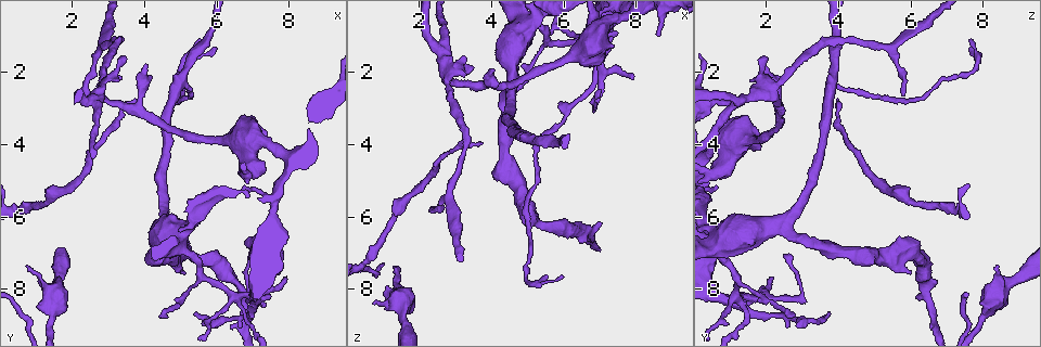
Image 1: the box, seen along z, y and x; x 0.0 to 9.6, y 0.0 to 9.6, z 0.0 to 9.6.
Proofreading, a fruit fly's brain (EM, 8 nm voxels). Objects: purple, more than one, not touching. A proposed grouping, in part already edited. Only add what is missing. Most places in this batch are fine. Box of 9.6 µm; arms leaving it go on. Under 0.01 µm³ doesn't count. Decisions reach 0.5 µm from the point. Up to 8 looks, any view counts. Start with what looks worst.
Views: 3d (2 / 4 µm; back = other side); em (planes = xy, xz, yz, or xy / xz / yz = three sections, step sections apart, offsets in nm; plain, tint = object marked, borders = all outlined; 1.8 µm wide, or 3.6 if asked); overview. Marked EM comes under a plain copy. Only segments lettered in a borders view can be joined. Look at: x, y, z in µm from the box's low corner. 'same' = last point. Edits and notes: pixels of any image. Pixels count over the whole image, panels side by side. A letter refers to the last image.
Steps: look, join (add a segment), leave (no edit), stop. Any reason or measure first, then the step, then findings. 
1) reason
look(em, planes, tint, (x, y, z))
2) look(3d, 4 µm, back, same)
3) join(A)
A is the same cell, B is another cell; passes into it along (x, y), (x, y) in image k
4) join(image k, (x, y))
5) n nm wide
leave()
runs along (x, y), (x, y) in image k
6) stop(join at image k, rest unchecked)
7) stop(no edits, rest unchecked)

thin end
look(3d, 4 µm, (8.60, 2.95, 1.00))

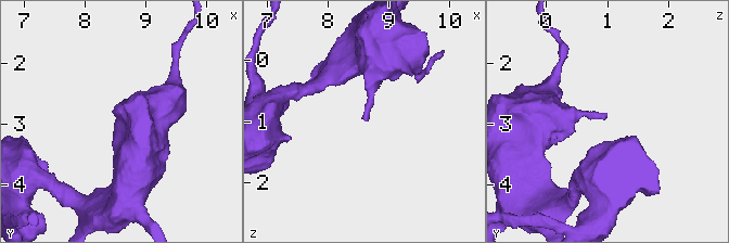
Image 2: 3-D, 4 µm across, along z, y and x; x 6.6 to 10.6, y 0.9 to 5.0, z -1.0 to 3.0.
look(em, planes, tint, (8.65, 2.95, 0.95))

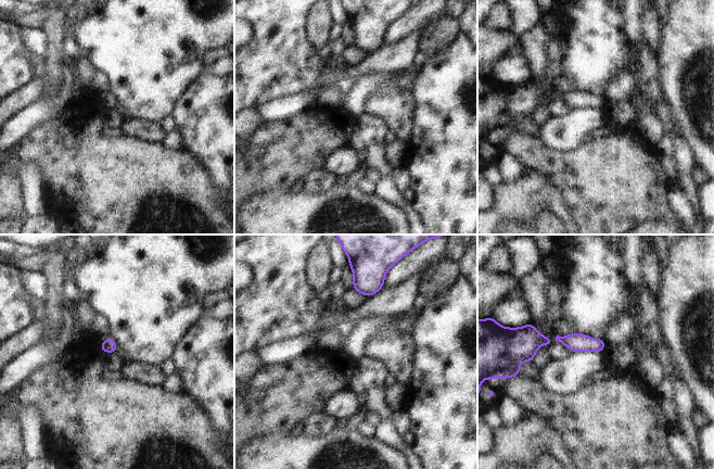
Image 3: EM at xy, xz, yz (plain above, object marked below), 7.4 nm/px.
look(em, planes, borders, same)

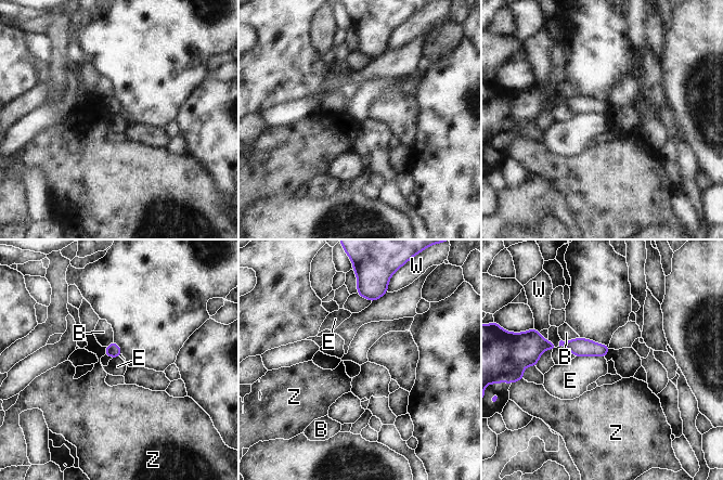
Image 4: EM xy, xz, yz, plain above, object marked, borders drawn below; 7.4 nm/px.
E touches over 220 nm
leave()
B, E, W and Z are other cells; border along (576, 355), (602, 355), (604, 358) in image 4; none of them fits

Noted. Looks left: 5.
touches itself
look(em, xy, step 8, tint, (6.85, 5.10, 0.55))

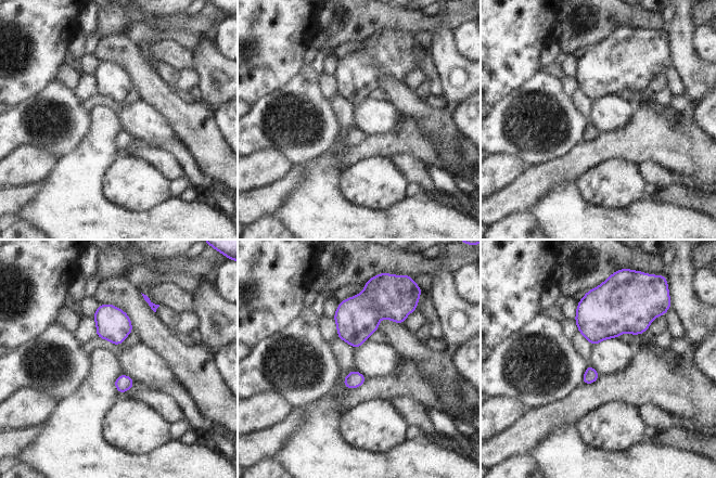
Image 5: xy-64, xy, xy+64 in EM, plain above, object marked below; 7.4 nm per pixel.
look(em, xy, step 8, borders, same)

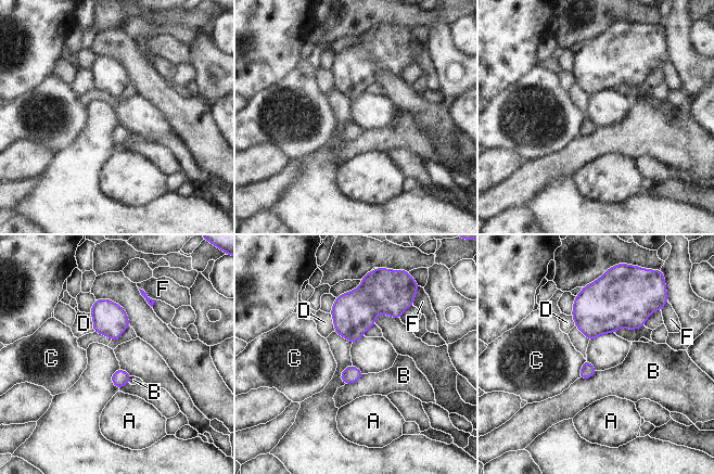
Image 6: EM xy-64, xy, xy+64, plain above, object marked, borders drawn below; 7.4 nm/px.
leave()
A, B, C, D and F are other cells; border along (364, 374), (359, 379), (346, 384) in image 6; no lettered segment goes on from it

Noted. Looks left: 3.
narrows sharply
look(em, yz, step 4, borders, (2.85, 2.75, 2.25))

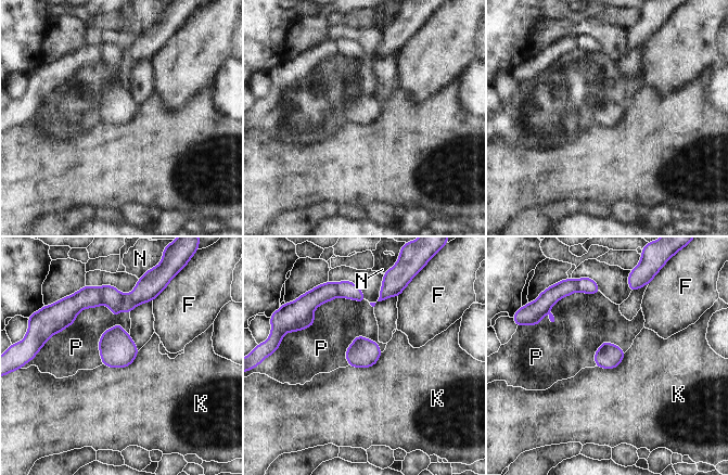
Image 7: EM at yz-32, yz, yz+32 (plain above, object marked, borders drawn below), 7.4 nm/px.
190 nm wide
leave()
F, K, N and P are other cells; border along (139, 350), (125, 367), (103, 364) in image 7; none of them fits

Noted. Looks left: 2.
stop(no edits, rest unchecked)

